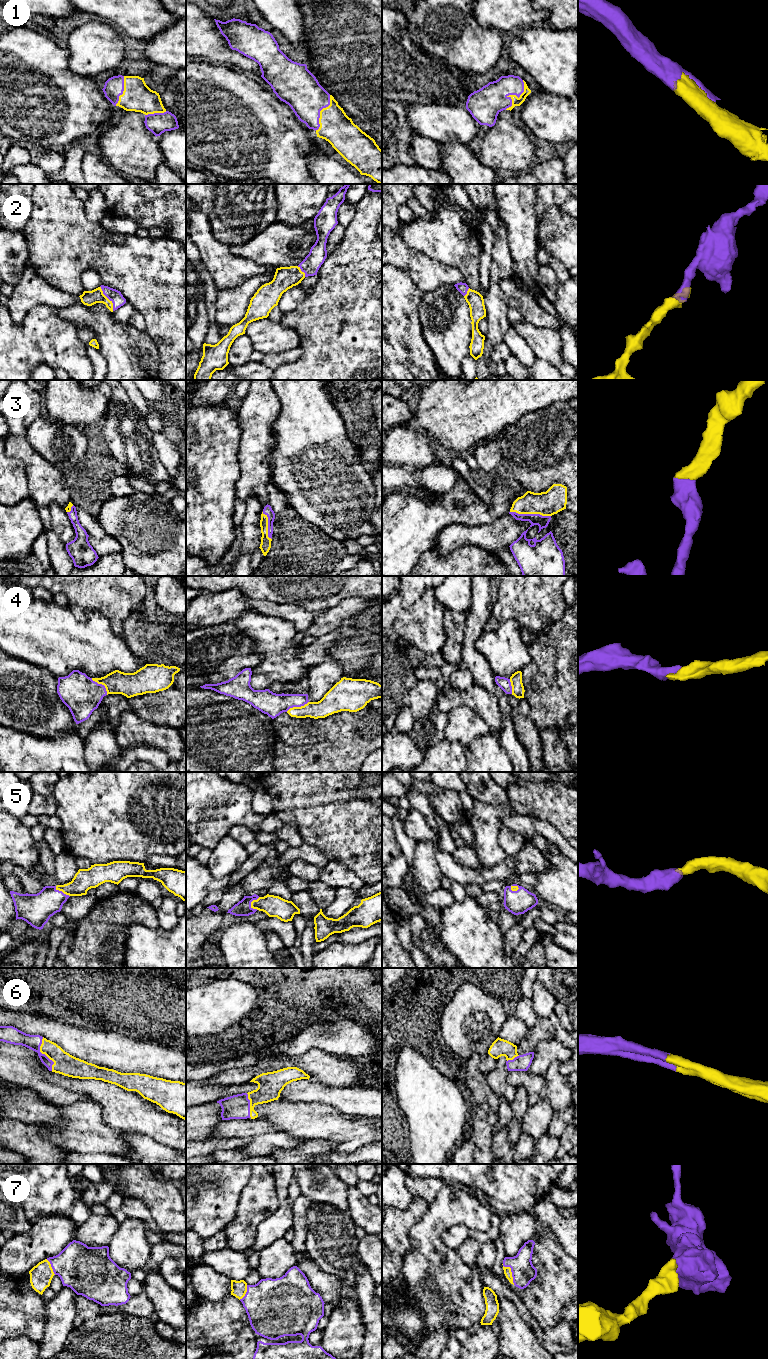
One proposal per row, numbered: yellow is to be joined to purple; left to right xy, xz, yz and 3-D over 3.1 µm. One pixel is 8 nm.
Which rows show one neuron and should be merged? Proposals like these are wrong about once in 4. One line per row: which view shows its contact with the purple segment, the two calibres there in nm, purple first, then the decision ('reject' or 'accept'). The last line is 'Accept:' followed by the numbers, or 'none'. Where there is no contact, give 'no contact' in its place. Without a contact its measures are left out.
1: yz | 260/70 nm | accept
2: xy | 100/120 nm | accept
3: yz | 120/200 nm | accept
4: xy | 300/190 nm | accept
5: xz | 130/180 nm | accept
6: xy | 120/170 nm | accept
7: yz | 190/60 nm | accept
Accept: 1, 2, 3, 4, 5, 6, 7

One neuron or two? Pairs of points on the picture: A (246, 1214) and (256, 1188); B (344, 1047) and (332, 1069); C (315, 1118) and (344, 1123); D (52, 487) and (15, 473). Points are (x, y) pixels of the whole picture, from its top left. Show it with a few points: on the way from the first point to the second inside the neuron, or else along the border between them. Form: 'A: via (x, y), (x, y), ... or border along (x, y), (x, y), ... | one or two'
A: via (252, 1208), (256, 1204), (256, 1194) | one
B: border along (317, 1049), (353, 1058) | two
C: via (322, 1122), (337, 1123) | one
D: border along (14, 457), (24, 464), (30, 496) | two

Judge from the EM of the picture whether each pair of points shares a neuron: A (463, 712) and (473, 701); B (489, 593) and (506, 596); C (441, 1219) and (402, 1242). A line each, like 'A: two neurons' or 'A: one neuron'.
A: two neurons
B: two neurons
C: two neurons

